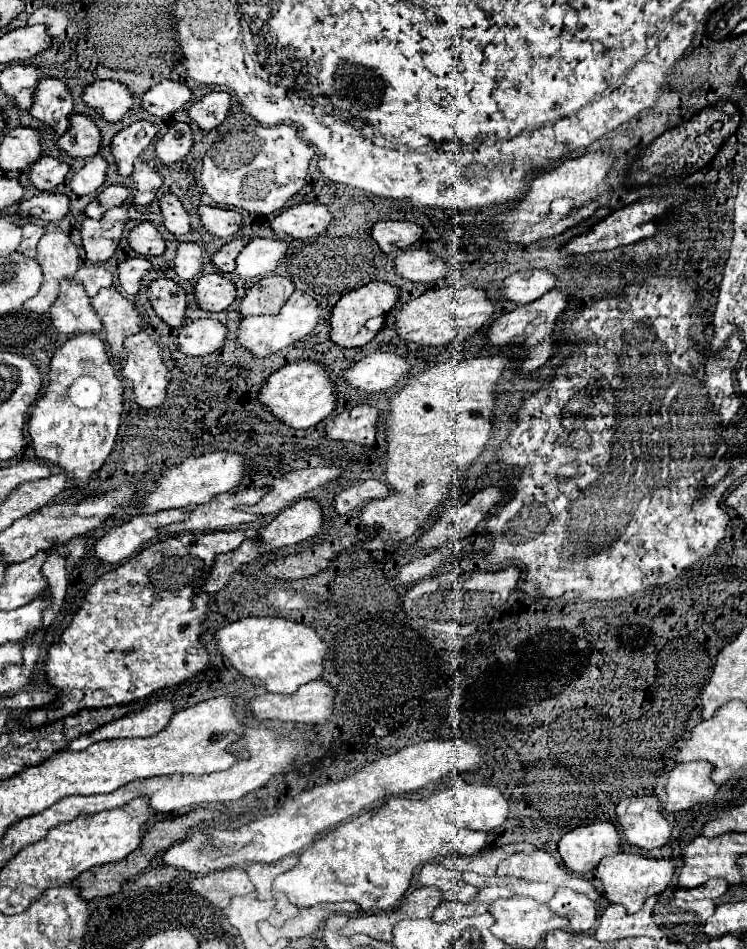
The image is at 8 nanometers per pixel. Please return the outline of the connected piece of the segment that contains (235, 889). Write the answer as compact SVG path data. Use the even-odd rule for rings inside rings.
M227 868L219 872L211 872L207 876L193 878L189 888L211 900L219 908L227 908L231 898L237 894L251 894L255 888L243 868Z

